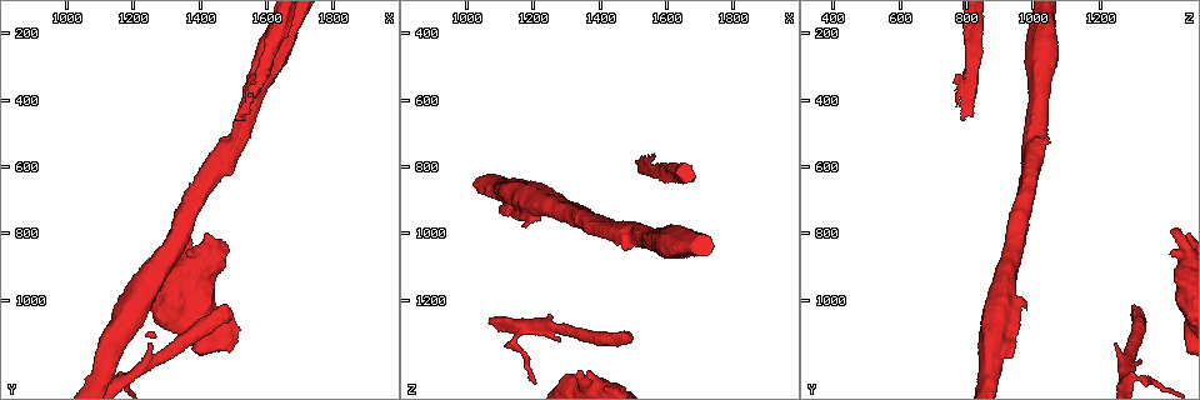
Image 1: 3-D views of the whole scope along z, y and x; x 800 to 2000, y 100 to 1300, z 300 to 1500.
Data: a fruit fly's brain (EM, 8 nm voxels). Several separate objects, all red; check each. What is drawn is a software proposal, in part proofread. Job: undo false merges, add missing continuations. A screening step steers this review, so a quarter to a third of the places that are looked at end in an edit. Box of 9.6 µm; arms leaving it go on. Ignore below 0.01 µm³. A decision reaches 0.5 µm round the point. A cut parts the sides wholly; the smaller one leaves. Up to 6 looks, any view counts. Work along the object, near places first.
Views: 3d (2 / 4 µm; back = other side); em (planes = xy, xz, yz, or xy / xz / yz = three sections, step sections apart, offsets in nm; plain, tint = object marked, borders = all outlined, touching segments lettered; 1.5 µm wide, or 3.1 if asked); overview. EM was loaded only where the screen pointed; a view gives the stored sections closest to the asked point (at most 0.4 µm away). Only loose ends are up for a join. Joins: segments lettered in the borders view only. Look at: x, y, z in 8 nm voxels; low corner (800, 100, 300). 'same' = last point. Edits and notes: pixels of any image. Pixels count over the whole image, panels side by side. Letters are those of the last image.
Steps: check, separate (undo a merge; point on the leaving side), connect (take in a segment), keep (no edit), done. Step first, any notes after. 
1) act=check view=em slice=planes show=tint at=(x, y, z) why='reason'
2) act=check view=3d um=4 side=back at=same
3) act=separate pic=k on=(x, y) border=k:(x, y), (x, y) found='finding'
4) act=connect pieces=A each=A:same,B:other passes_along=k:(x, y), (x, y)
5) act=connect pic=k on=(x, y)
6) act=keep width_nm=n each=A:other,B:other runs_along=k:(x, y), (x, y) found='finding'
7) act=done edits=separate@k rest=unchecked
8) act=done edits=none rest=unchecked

act=check view=3d um=2 at=(1470, 1010, 1290) why='free end'

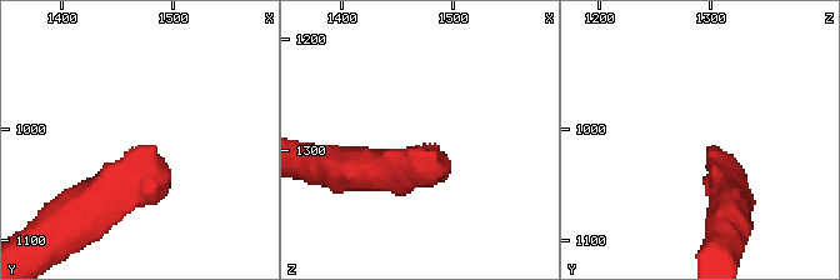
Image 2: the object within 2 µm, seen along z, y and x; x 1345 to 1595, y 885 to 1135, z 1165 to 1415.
act=check view=em slice=yz step=4 show=tint at=(1480, 1014, 1298)

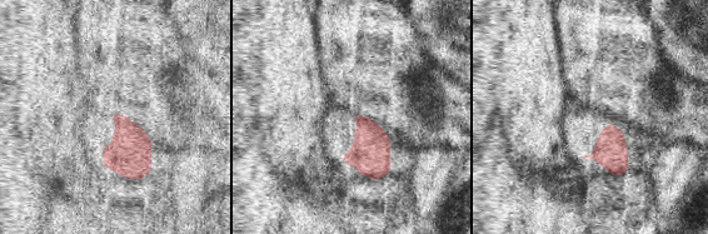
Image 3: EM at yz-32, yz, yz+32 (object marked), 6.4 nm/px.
act=check view=em slice=planes show=borders at=same

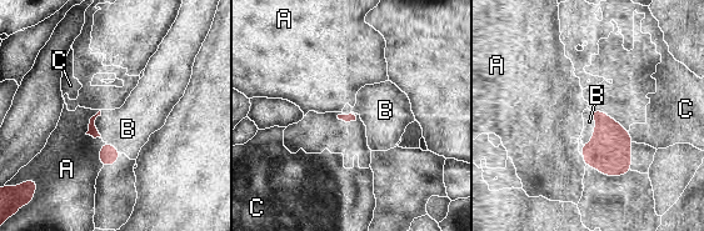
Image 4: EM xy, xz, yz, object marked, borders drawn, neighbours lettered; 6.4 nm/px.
act=connect pieces=B each=A:other,B:same,C:other passes_along=4:(610, 150), (594, 130), (589, 121) found='it goes on there'

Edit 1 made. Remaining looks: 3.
act=check view=overview

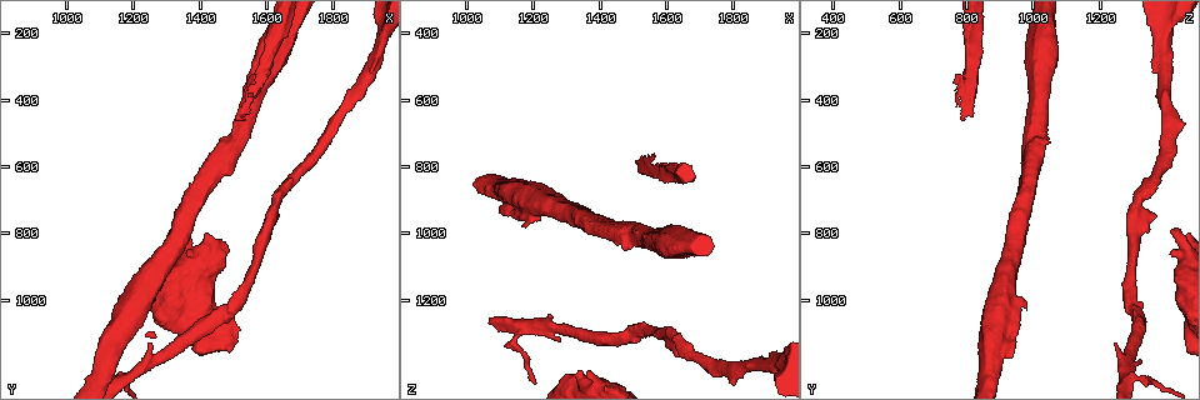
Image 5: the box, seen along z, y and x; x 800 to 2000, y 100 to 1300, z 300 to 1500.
act=check view=3d um=4 at=(1340, 800, 1420) why='an open end'

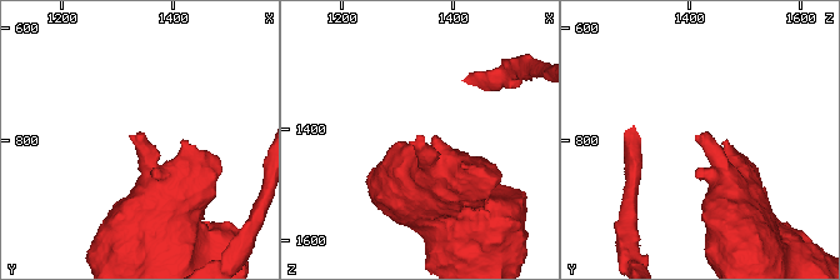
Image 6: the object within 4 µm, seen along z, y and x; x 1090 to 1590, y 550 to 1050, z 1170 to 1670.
act=check view=em slice=planes show=borders at=(1335, 790, 1410)

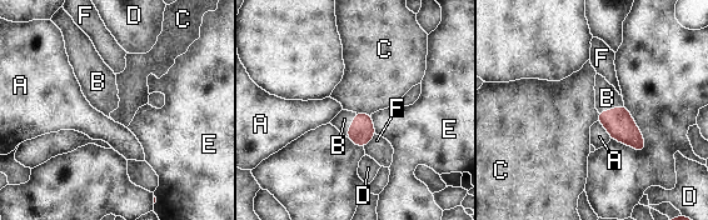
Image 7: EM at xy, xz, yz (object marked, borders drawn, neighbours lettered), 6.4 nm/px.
act=connect pieces=B each=A:other,B:same,C:other,D:other,E:other,F:other passes_along=7:(362, 131), (350, 125), (344, 119) found='it goes on there'

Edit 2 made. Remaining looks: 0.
act=done edits=connect@4,connect@7 rest=unchecked

